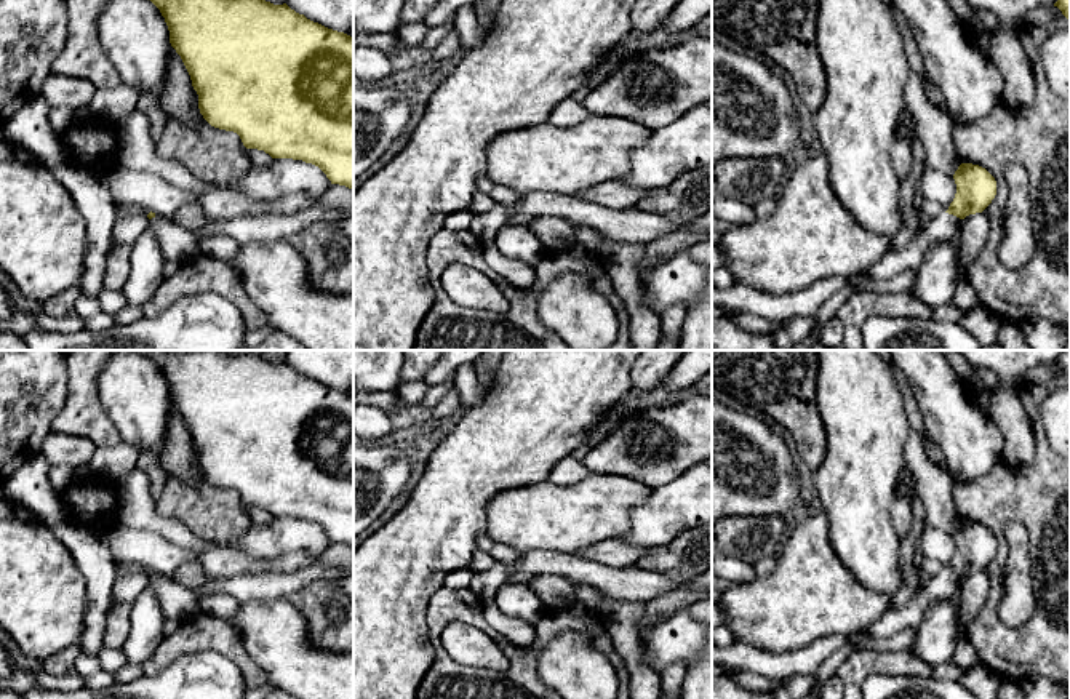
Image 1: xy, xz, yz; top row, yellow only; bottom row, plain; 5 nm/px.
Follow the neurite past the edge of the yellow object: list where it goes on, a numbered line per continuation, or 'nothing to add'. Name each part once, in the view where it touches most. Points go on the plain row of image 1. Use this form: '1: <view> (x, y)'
nothing to add

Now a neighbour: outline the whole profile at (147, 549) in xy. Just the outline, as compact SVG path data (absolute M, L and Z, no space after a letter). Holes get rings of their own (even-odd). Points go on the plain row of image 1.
M117 525L106 537L115 563L138 563L166 577L187 561L202 561L198 552L178 547L152 531Z

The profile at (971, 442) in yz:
M889 350L891 360L904 373L918 403L931 441L939 446L953 481L971 481L990 472L1003 459L1004 435L990 414L980 413L964 390L964 381L939 350Z

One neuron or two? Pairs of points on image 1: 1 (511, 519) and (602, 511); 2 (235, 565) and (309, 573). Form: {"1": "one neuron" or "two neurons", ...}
{"1": "one neuron", "2": "two neurons"}

